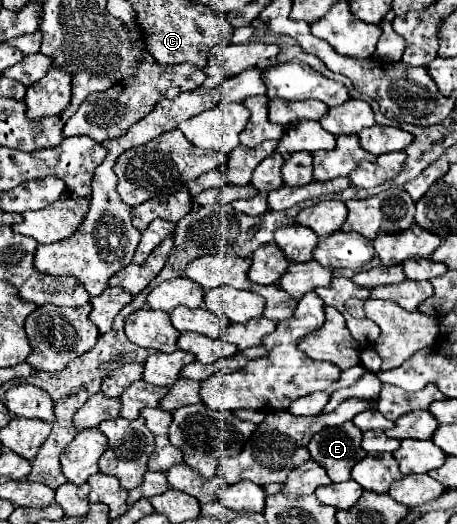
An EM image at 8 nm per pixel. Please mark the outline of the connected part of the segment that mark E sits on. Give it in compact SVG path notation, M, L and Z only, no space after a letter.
M345 422L343 426L333 426L333 428L321 430L319 434L315 434L315 436L311 438L311 442L307 444L307 450L309 450L311 458L313 458L319 466L323 466L323 468L327 470L327 474L329 474L329 478L331 478L333 482L347 482L347 480L351 478L351 476L349 476L351 468L353 468L359 460L363 460L365 454L367 454L367 452L361 448L361 430L359 430L353 422Z

